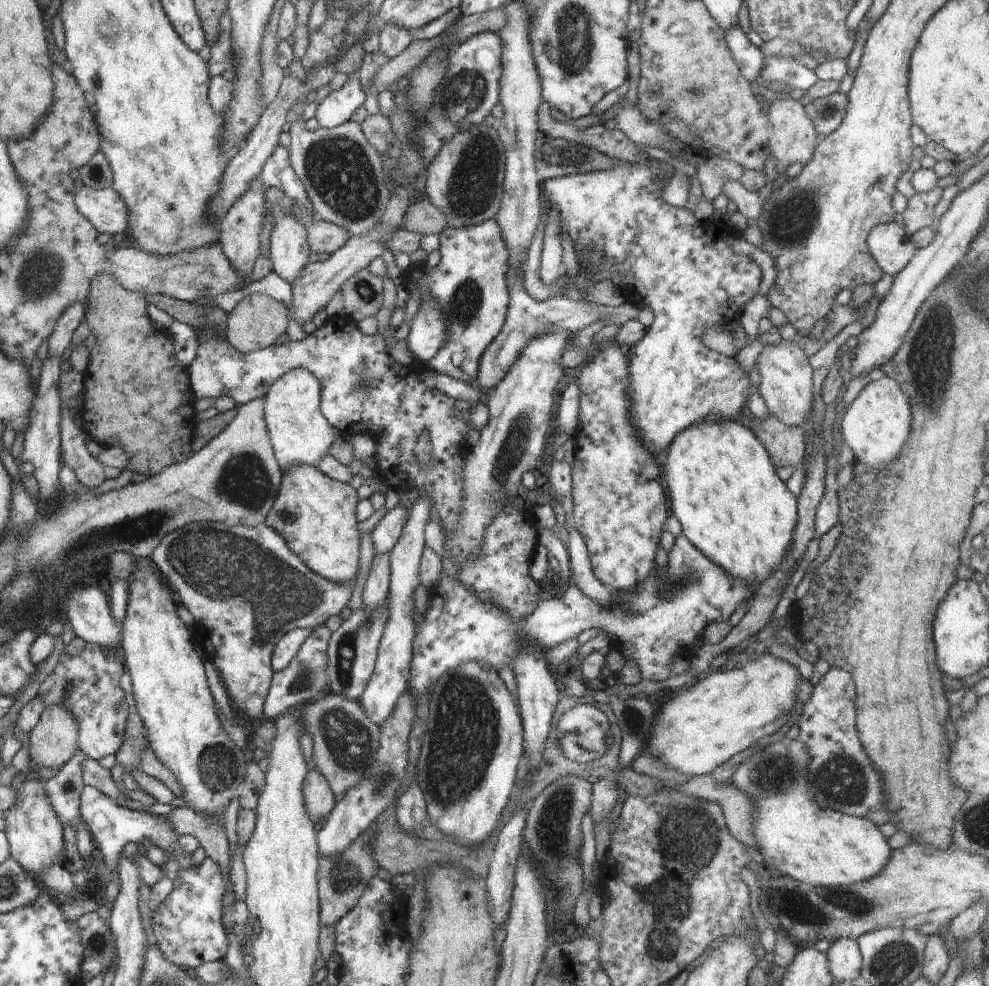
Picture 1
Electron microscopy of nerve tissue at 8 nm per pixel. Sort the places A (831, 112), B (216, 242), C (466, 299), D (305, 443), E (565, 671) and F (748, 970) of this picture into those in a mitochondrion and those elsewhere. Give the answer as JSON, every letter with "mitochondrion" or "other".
{"A":"mitochondrion","B":"other","C":"mitochondrion","D":"other","E":"other","F":"other"}

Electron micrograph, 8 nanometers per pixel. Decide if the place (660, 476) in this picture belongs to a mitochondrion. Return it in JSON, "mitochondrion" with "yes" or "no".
{"mitochondrion":"no"}

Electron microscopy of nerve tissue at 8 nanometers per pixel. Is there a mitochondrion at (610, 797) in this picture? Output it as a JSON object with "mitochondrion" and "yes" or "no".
{"mitochondrion":"no"}

